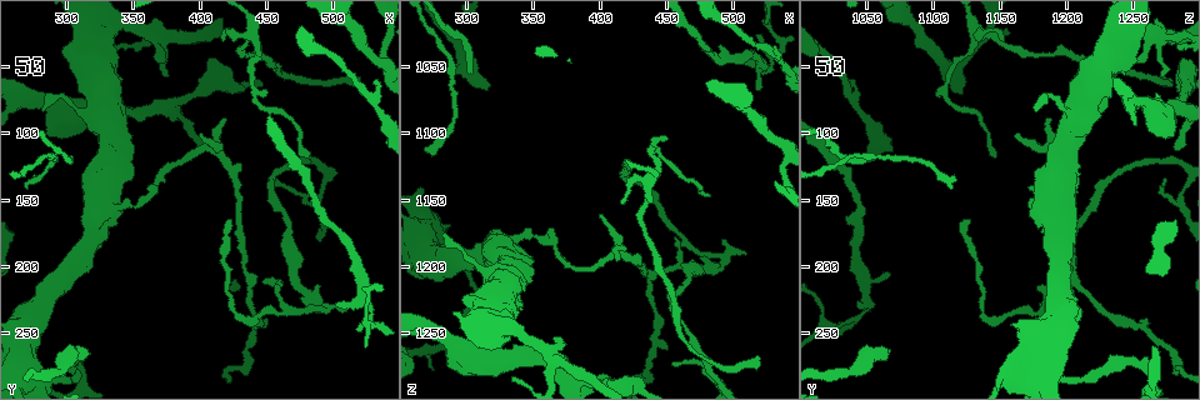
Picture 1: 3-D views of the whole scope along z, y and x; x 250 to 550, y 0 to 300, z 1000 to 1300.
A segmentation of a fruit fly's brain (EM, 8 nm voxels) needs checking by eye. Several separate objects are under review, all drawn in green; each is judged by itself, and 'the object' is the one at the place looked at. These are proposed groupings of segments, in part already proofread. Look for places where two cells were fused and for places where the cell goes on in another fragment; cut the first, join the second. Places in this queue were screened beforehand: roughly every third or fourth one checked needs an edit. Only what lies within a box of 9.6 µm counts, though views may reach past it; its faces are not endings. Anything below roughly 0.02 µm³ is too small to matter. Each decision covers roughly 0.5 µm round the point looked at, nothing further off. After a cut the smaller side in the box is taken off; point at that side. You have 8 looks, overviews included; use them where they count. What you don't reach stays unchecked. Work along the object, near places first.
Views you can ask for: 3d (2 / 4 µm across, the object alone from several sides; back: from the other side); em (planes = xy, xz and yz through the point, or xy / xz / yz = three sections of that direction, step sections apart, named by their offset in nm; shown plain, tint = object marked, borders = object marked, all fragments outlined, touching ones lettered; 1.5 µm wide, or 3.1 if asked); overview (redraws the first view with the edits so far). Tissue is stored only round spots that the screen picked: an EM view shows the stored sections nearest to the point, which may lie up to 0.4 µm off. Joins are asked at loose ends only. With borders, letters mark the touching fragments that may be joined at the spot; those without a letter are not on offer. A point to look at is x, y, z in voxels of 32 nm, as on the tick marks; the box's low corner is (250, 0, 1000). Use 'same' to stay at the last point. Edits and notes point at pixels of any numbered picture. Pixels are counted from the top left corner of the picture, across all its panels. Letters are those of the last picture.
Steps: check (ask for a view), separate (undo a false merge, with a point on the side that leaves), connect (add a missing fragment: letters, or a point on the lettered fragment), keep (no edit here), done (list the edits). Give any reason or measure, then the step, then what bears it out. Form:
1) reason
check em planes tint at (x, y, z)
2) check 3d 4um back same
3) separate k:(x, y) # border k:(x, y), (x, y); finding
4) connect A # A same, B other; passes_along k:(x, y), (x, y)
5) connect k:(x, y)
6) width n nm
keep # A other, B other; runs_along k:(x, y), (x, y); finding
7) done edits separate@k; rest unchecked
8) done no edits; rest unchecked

an open end
check 3d 4um at (516, 246, 1026)

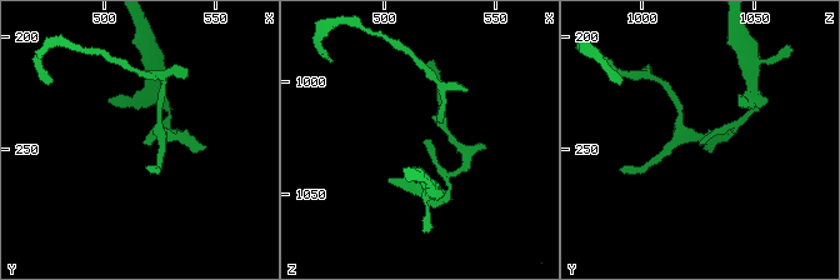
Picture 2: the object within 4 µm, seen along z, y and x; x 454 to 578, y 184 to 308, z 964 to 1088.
shape alone is not enough
check em planes borders at (518, 249, 1027)

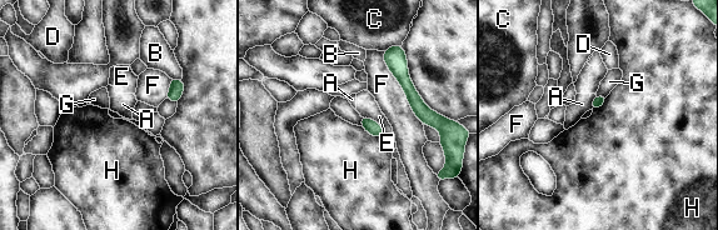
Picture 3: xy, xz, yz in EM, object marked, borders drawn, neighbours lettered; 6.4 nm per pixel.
keep # A other, B other, C other, D other, E other, F other, G other, H other; border 3:(362, 125), (370, 134), (382, 136); no lettered fragment goes on from it

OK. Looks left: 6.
branch stops here
check 3d 4um at (454, 136, 1272)

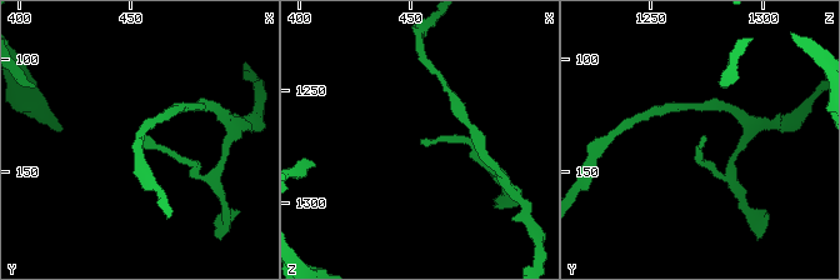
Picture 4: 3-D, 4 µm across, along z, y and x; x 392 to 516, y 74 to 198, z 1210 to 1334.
check em planes borders at (454, 136, 1273)

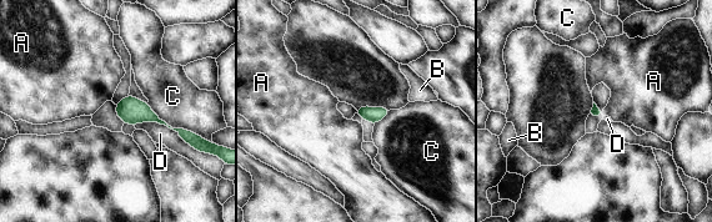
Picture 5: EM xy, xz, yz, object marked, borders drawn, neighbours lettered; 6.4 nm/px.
keep # A other, B other, C other, D other; no lettered fragment goes on from it

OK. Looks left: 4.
free end
check 3d 4um at (302, 36, 1222)

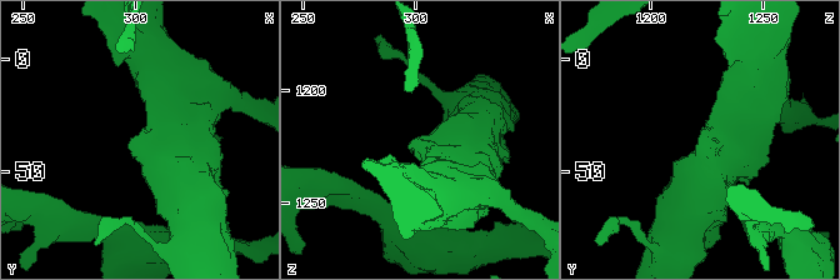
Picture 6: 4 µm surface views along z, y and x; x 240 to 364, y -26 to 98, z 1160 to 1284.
now the EM
check em planes borders at (303, 35, 1222)

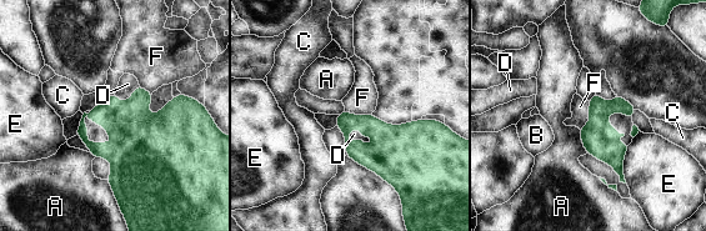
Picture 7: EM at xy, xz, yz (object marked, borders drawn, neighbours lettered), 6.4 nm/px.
connect D # A other, B other, C other, D same, E other, F other; it goes on there

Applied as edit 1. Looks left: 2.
done edits connect@7; rest unchecked

